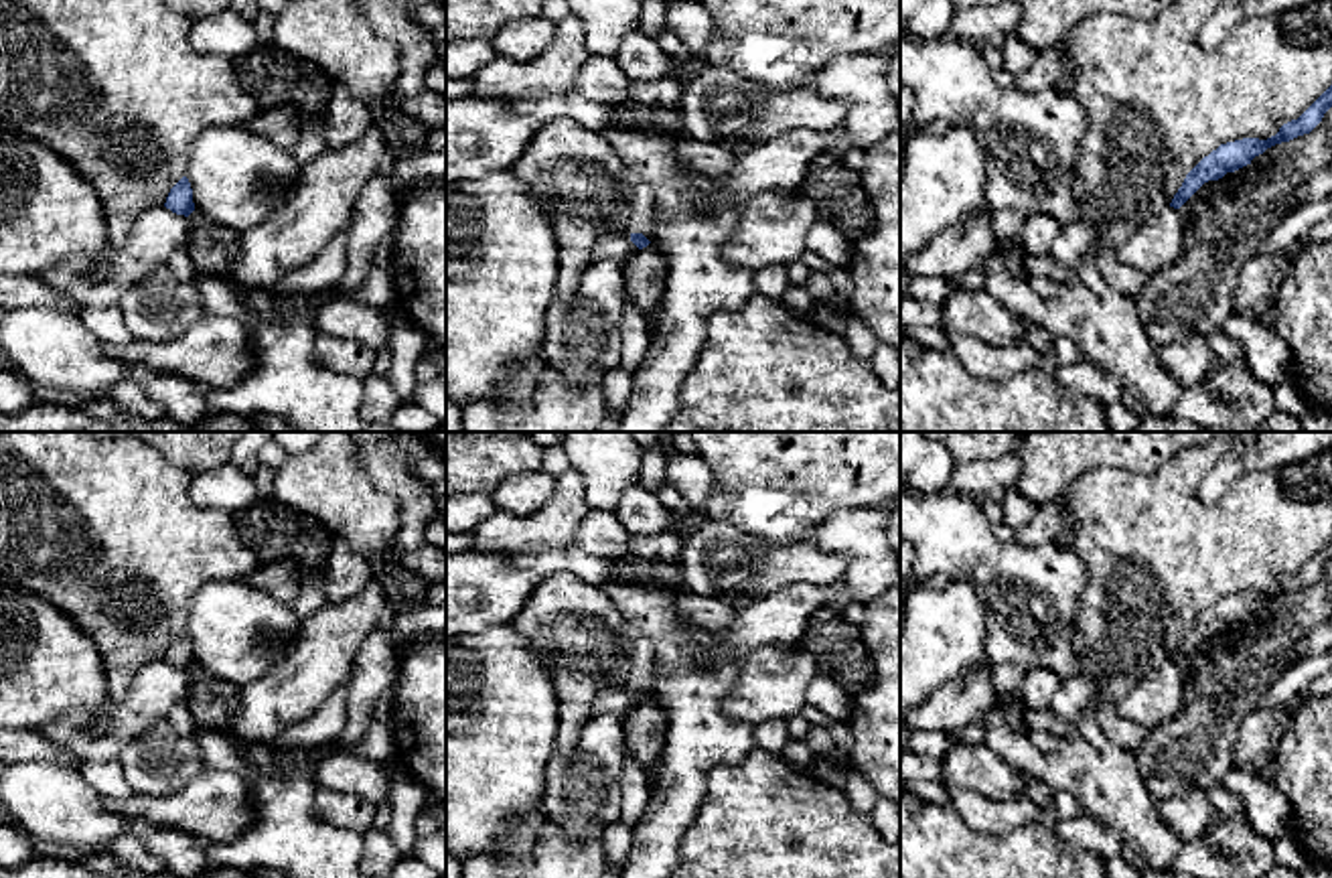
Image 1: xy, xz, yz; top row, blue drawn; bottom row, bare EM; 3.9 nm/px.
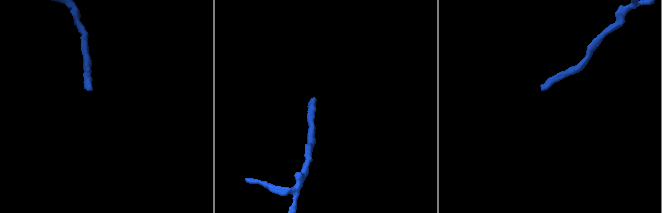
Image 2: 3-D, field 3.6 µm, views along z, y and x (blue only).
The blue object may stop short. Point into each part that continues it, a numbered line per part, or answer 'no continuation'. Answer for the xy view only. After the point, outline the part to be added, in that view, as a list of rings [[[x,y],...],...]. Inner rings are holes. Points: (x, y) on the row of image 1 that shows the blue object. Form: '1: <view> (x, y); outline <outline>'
no continuation

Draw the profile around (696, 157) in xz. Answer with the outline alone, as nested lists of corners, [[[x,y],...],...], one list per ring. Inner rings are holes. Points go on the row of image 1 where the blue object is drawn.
[[[697,140],[677,142],[673,154],[685,170],[706,176],[718,176],[738,160],[738,154],[730,152],[728,146]]]

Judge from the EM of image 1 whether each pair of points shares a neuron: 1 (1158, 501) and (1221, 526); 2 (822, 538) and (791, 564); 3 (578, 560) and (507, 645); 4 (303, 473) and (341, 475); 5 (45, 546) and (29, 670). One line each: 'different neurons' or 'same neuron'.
1: same neuron
2: different neurons
3: different neurons
4: same neuron
5: different neurons

